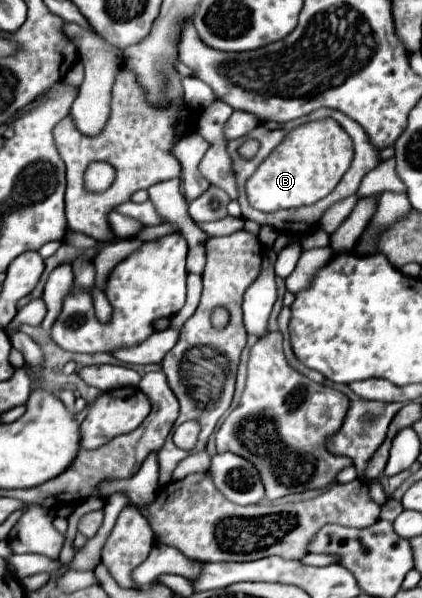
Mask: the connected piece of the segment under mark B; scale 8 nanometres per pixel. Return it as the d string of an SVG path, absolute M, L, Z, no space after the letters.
M315 120L293 128L283 142L259 164L245 184L250 205L263 212L298 208L316 203L333 191L345 174L345 162L353 160L353 144L347 132L331 120Z

